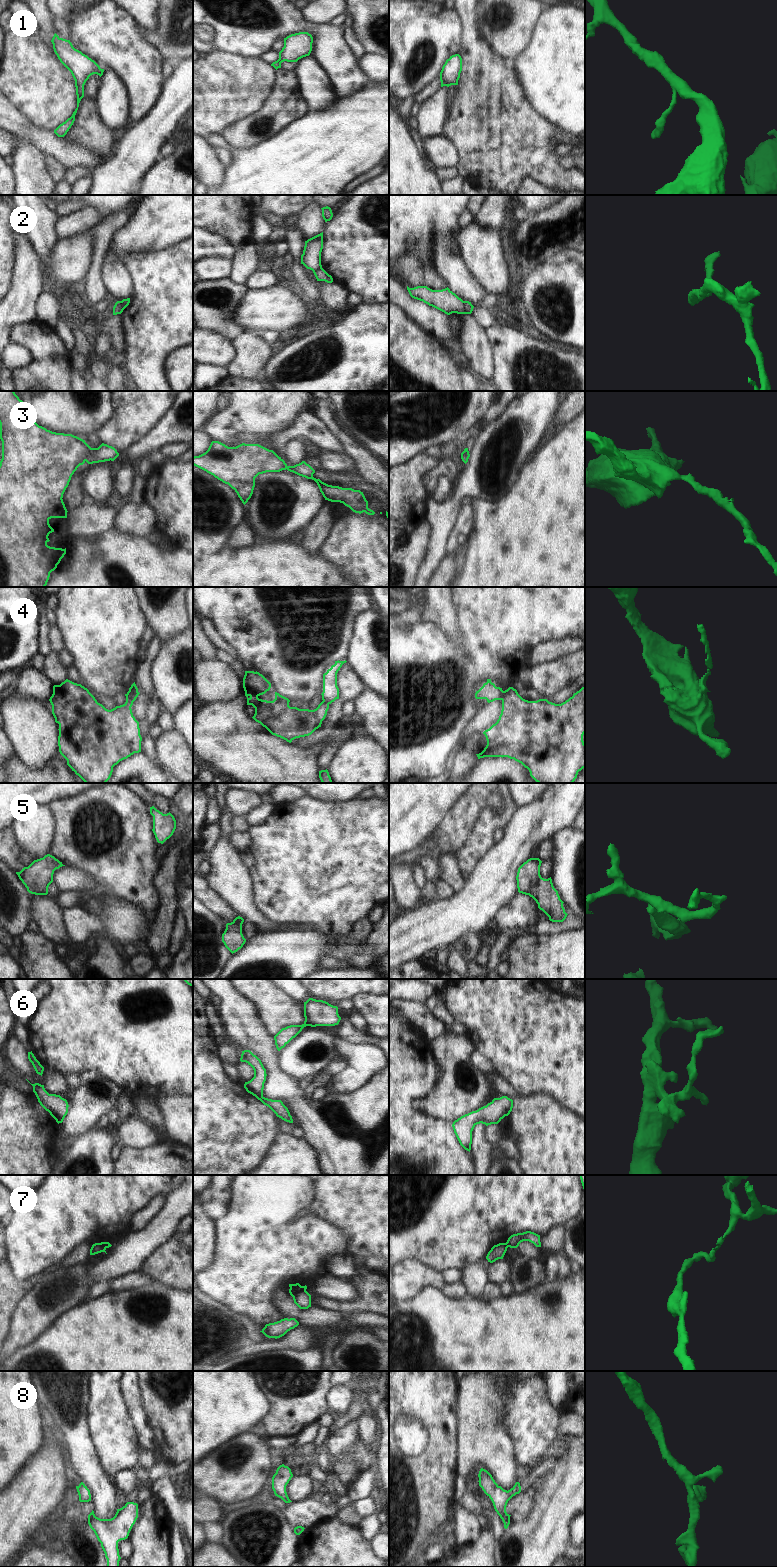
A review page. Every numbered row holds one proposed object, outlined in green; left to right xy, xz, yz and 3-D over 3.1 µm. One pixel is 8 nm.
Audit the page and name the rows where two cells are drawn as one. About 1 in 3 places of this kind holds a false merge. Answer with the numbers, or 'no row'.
2, 4, 5, 7

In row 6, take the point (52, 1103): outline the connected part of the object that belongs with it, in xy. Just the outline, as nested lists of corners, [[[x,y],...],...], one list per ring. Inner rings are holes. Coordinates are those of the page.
[[[26,1079],[27,1080],[27,1079]],[[27,1080],[28,1081],[28,1080]],[[28,1081],[29,1082],[29,1081]],[[29,1082],[30,1083],[30,1082]],[[30,1083],[31,1084],[31,1083]],[[35,1083],[35,1084],[31,1084],[33,1086],[33,1092],[35,1093],[38,1102],[40,1103],[40,1105],[50,1113],[50,1115],[56,1120],[56,1122],[62,1123],[65,1116],[68,1113],[68,1102],[66,1099],[62,1098],[60,1095],[56,1095],[56,1094],[49,1094],[45,1088],[44,1085],[41,1085],[39,1083]]]

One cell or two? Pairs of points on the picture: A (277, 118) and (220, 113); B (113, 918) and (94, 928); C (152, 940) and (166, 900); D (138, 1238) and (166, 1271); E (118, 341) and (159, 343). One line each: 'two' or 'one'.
A: two
B: two
C: one
D: two
E: two

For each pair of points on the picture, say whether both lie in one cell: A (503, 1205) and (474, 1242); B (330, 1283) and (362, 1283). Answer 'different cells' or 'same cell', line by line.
A: same cell
B: different cells

